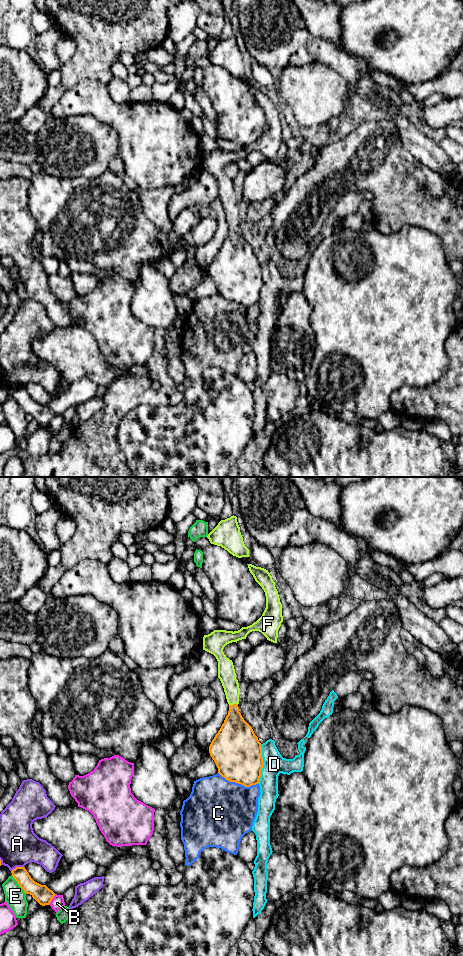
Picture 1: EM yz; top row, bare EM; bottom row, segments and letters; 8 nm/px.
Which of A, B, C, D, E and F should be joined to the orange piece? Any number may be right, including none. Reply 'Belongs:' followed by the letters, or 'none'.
Belongs: F

